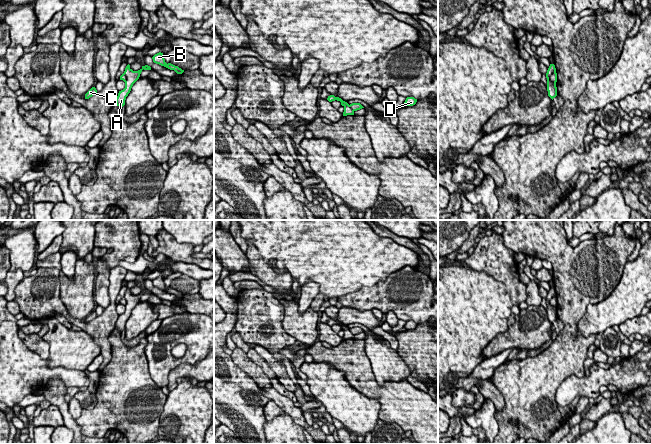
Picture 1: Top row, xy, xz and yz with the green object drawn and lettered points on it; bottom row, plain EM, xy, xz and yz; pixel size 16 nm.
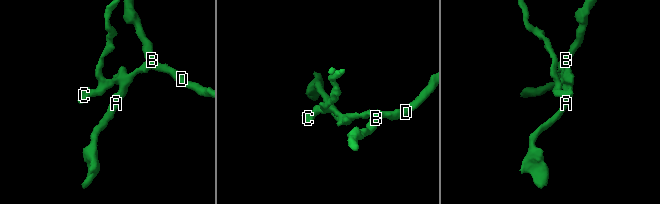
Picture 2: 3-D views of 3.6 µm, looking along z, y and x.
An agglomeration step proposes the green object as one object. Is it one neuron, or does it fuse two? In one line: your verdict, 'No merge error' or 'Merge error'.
Merge error

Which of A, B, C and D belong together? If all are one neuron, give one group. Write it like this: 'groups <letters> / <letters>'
groups A B D / C

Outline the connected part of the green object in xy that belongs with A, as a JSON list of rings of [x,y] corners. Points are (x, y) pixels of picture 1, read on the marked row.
[[[128,64],[125,68],[124,74],[126,75],[125,88],[119,91],[118,96],[116,98],[115,104],[119,107],[123,107],[125,105],[125,100],[128,94],[131,91],[133,84],[139,79],[142,70],[151,70],[151,67],[148,65],[142,66],[142,68],[138,71],[133,71]]]

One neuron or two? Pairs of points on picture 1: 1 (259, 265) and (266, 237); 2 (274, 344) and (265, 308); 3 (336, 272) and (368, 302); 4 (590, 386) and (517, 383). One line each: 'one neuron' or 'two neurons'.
1: two neurons
2: one neuron
3: two neurons
4: two neurons

